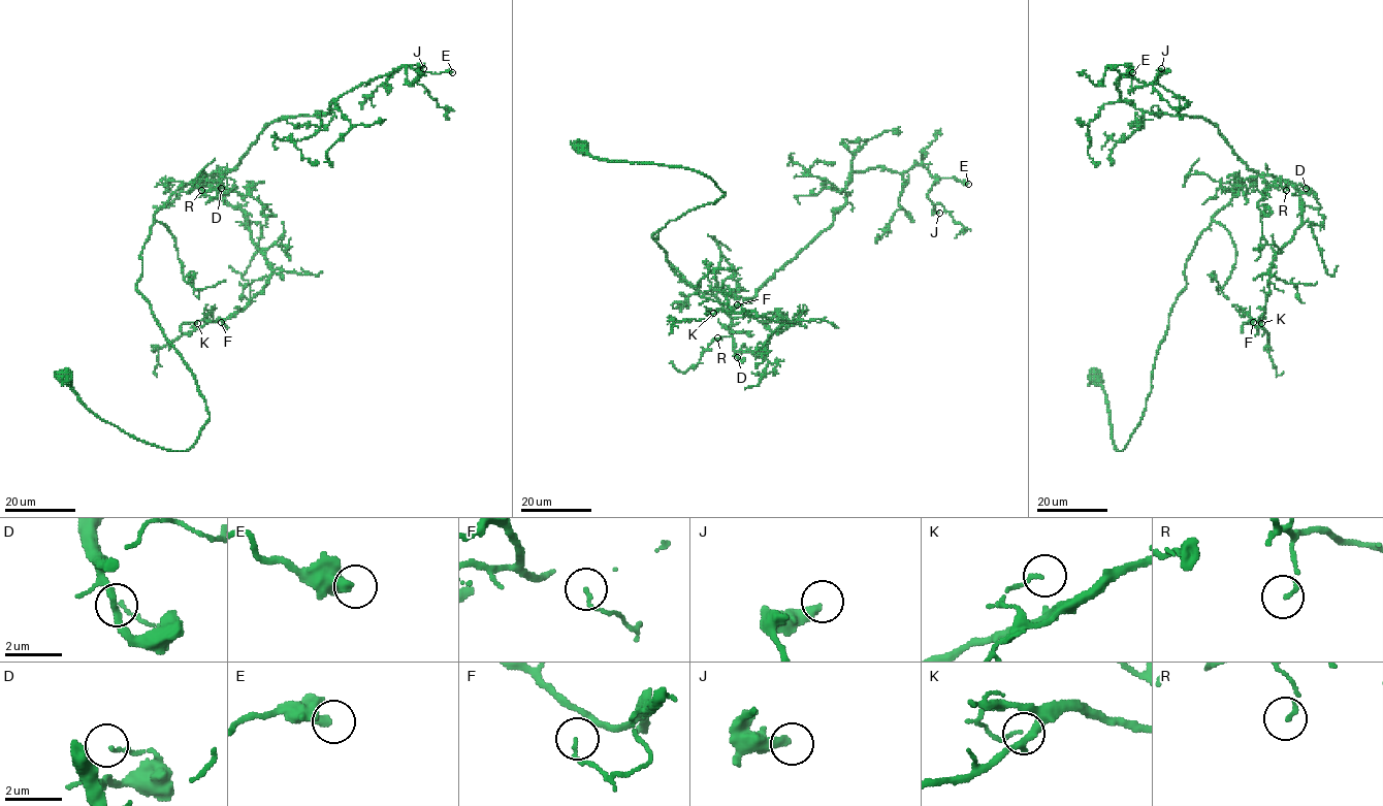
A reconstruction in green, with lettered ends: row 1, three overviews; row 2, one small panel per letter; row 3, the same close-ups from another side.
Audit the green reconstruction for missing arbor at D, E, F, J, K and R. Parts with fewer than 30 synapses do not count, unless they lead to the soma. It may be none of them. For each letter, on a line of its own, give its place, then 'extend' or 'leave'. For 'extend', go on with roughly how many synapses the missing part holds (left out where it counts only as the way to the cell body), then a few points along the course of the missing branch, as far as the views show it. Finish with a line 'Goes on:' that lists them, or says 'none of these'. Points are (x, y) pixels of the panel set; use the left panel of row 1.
D: (221, 188) | leave
E: (452, 72) | leave
F: (221, 322) | leave
J: (423, 68) | leave
K: (197, 323) | leave
R: (201, 190) | leave
Goes on: none of these

